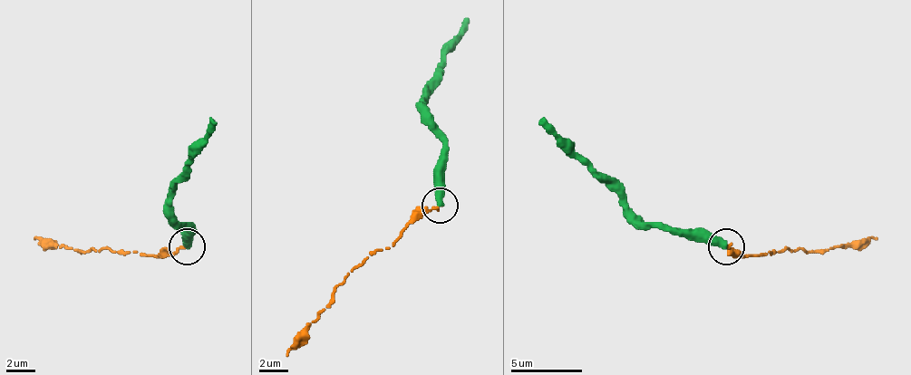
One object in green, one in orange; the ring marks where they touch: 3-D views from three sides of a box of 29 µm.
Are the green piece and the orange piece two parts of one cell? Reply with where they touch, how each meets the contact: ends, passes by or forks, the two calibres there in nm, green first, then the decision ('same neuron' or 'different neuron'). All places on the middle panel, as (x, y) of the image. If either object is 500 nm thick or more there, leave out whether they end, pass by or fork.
place (440, 205); green ends; orange ends; calibres 480 and 240 nm; different neuron

